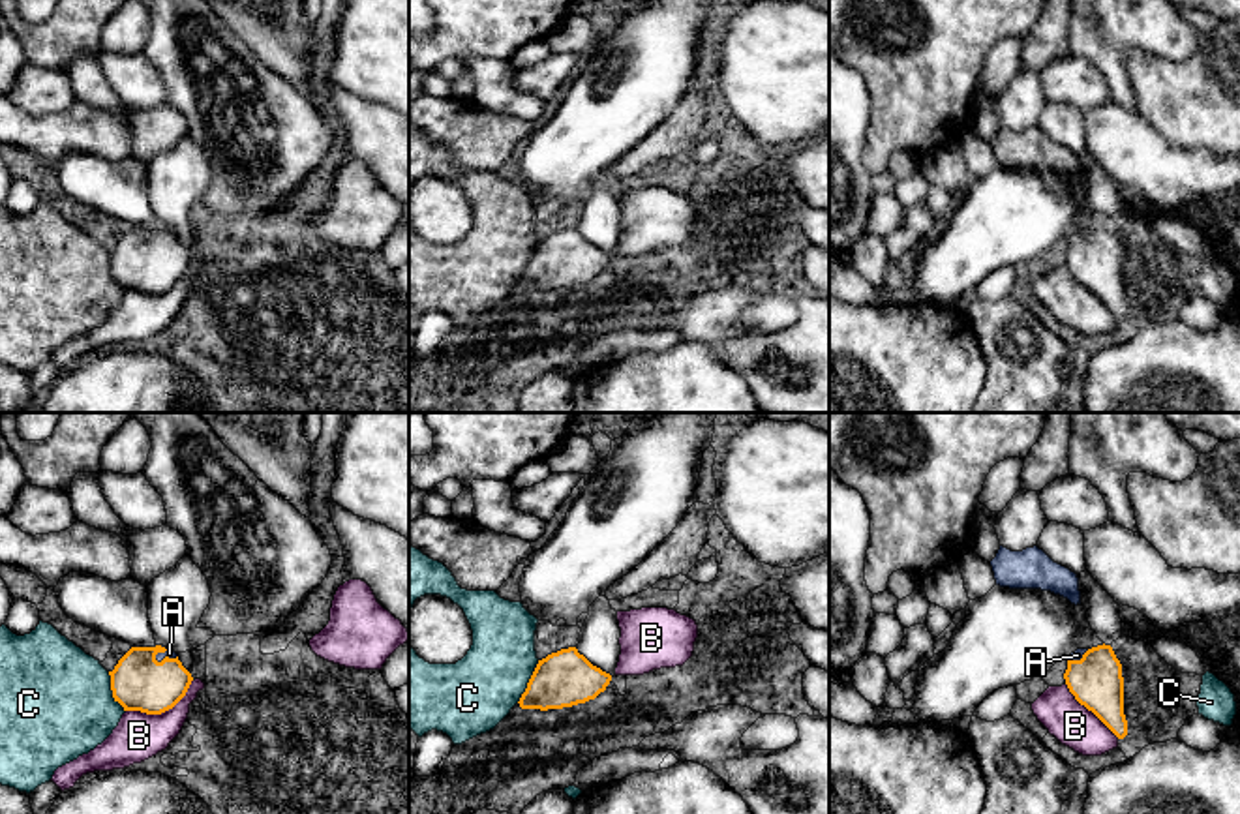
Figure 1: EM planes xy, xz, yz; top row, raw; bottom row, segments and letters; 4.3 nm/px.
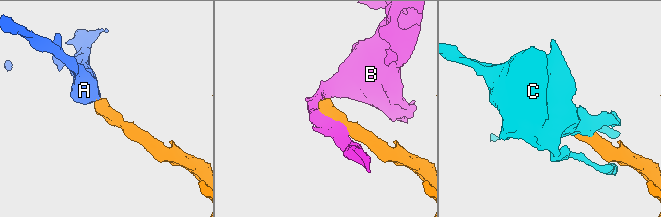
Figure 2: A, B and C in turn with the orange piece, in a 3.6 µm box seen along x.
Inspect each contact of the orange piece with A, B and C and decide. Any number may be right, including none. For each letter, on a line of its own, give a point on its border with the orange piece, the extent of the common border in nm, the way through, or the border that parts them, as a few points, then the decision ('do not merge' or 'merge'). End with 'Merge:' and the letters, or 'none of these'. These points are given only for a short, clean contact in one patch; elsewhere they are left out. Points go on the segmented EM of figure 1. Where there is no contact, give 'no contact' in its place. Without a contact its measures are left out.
A: meets orange in xy at (166, 657); contact 110 nm long; runs through xy (139, 683), (166, 657), (169, 653); merge
B: meets orange in xy at (162, 711); contact 320 nm long; do not merge
C: meets orange in xz at (529, 681); contact 200 nm long; do not merge
Merge: A

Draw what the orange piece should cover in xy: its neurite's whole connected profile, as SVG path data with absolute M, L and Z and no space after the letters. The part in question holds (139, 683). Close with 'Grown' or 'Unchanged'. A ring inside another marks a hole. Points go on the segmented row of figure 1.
M163 645L131 647L109 675L114 701L146 715L173 709L193 681L178 655Z. Grown

